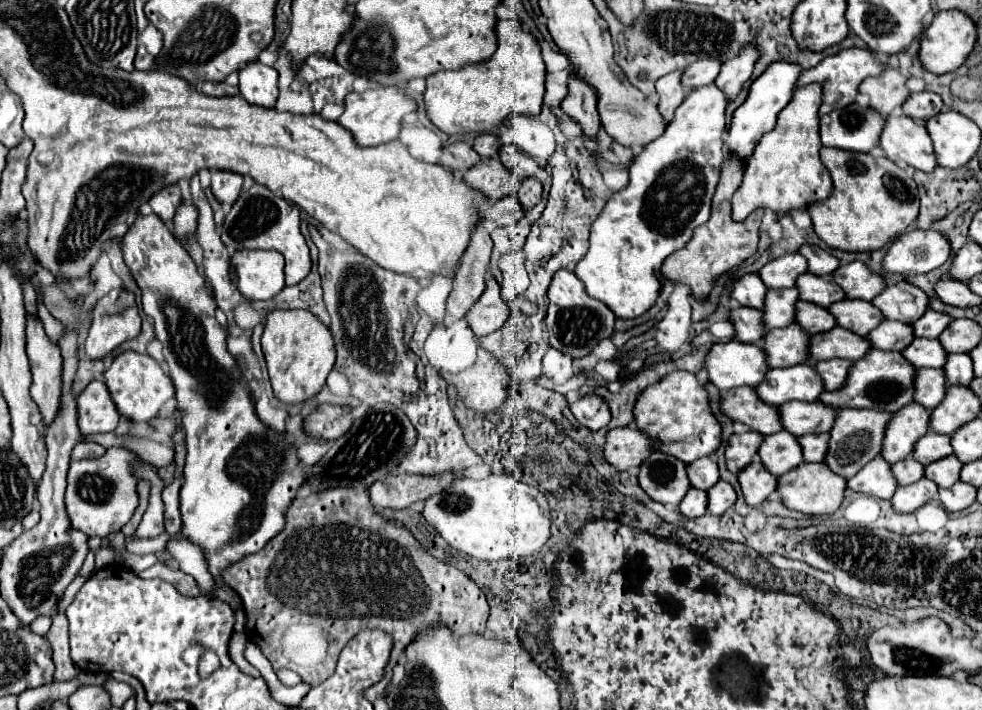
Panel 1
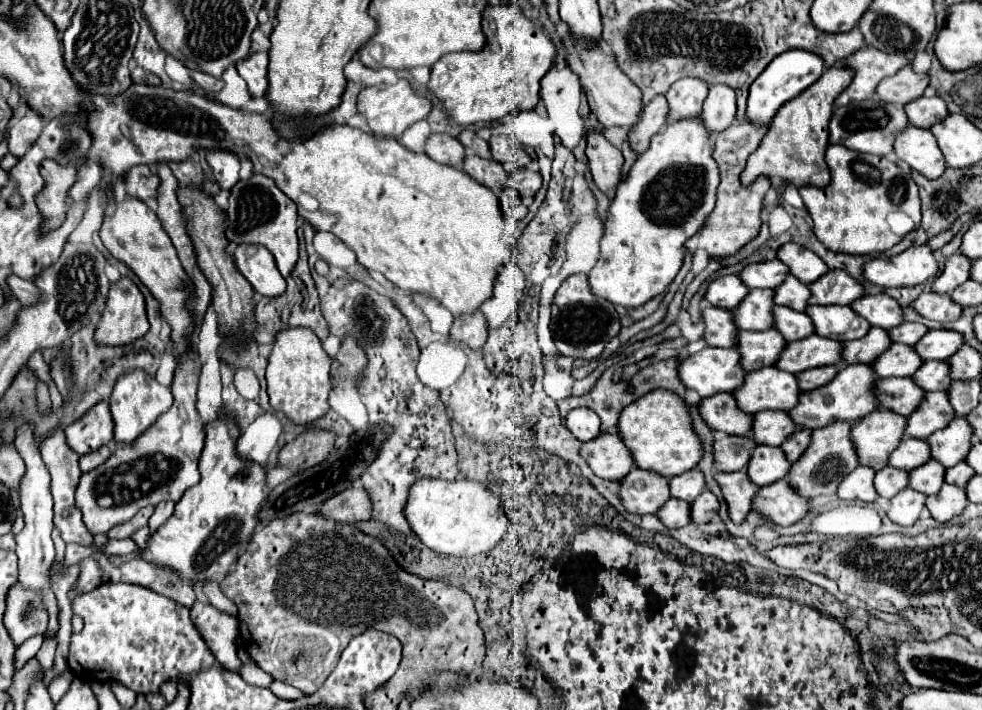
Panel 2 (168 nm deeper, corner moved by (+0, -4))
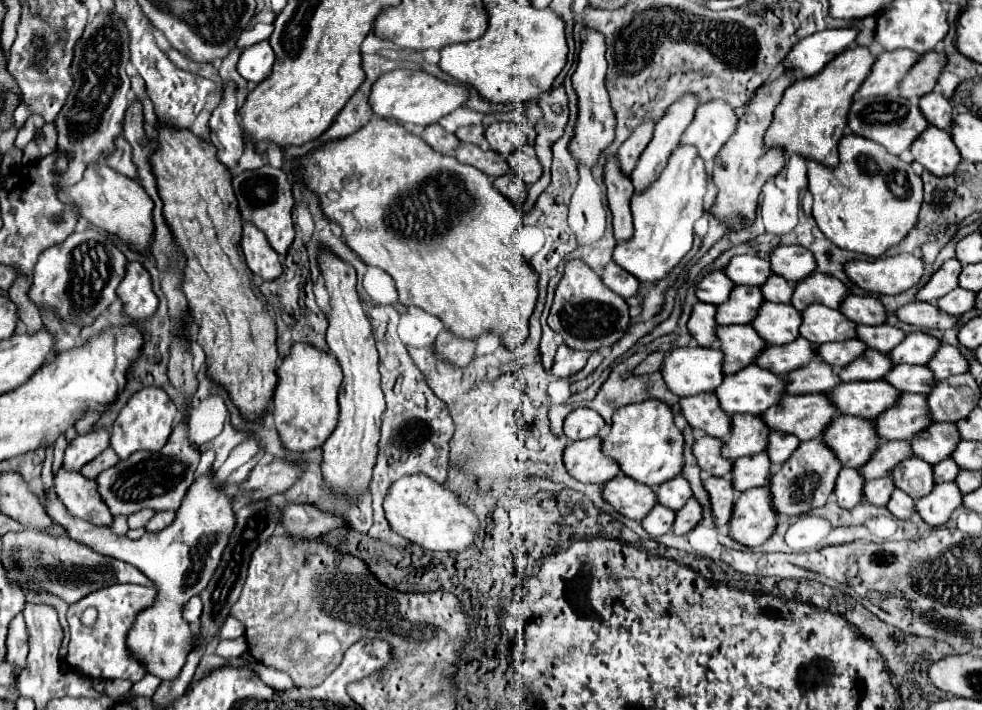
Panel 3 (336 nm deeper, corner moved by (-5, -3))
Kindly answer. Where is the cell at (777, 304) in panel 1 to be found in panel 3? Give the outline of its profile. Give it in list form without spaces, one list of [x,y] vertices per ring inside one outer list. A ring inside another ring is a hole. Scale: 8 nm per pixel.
[[[736,286],[730,294],[730,300],[718,306],[716,322],[720,326],[730,324],[750,324],[754,314],[758,314],[758,306],[762,306],[762,290],[754,286]]]

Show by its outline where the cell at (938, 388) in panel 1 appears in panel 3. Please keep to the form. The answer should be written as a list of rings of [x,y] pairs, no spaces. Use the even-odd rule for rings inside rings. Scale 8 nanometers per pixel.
[[[874,380],[840,384],[828,392],[828,398],[842,414],[874,420],[882,414],[882,410],[888,410],[888,406],[898,402],[898,394],[902,392],[894,390],[886,380]]]

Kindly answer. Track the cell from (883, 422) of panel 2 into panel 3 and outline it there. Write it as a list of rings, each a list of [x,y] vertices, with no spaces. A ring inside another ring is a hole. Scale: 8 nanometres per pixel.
[[[850,414],[836,416],[822,438],[848,468],[864,466],[882,442],[874,434],[874,420],[850,418]]]

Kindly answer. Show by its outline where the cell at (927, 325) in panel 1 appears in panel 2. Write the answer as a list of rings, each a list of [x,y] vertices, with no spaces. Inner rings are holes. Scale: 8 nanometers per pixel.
[[[901,323],[893,329],[889,329],[889,339],[893,343],[903,343],[903,345],[913,345],[917,343],[917,339],[921,339],[921,335],[925,335],[927,327],[923,327],[921,323]]]

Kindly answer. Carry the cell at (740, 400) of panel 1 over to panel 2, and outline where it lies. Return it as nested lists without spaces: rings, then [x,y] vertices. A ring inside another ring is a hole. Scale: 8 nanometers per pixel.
[[[717,393],[701,399],[699,415],[713,431],[723,431],[727,435],[749,433],[749,415],[741,415],[741,411],[737,411],[731,393]]]

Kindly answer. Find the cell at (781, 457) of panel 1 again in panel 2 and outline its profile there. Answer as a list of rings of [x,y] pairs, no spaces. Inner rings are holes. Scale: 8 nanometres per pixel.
[[[755,447],[747,463],[747,475],[751,483],[763,487],[783,479],[789,467],[791,463],[785,463],[785,455],[781,455],[779,447]]]

